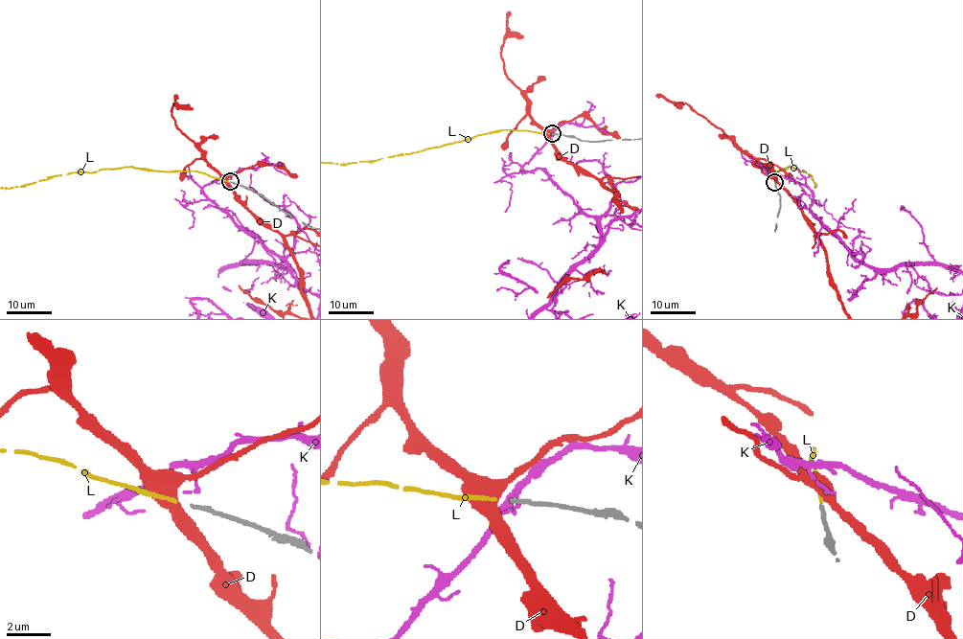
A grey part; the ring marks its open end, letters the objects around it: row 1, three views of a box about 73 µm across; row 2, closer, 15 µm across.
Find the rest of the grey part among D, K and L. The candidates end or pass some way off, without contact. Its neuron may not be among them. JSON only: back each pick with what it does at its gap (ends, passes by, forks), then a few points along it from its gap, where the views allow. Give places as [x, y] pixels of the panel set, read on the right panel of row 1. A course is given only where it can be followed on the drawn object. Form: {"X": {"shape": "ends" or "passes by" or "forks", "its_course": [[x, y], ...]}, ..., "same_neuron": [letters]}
{"L": {"shape": "ends"}, "same_neuron": ["L"]}

